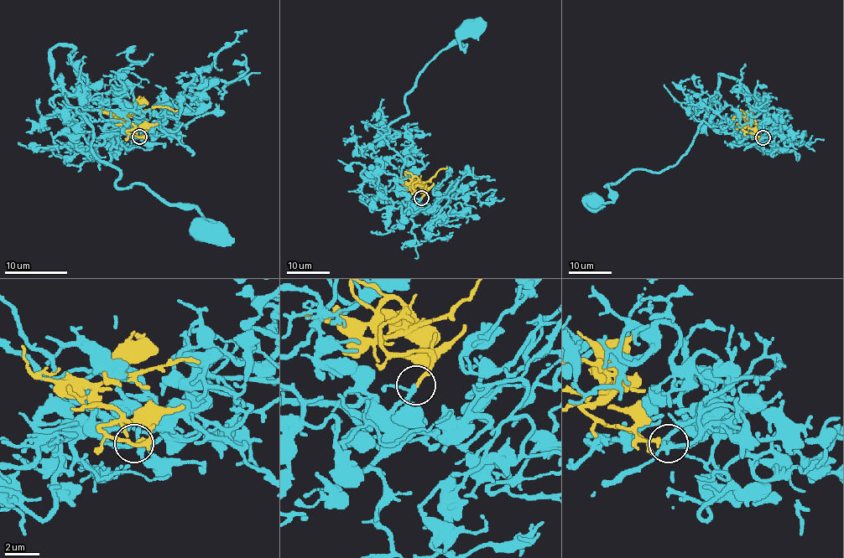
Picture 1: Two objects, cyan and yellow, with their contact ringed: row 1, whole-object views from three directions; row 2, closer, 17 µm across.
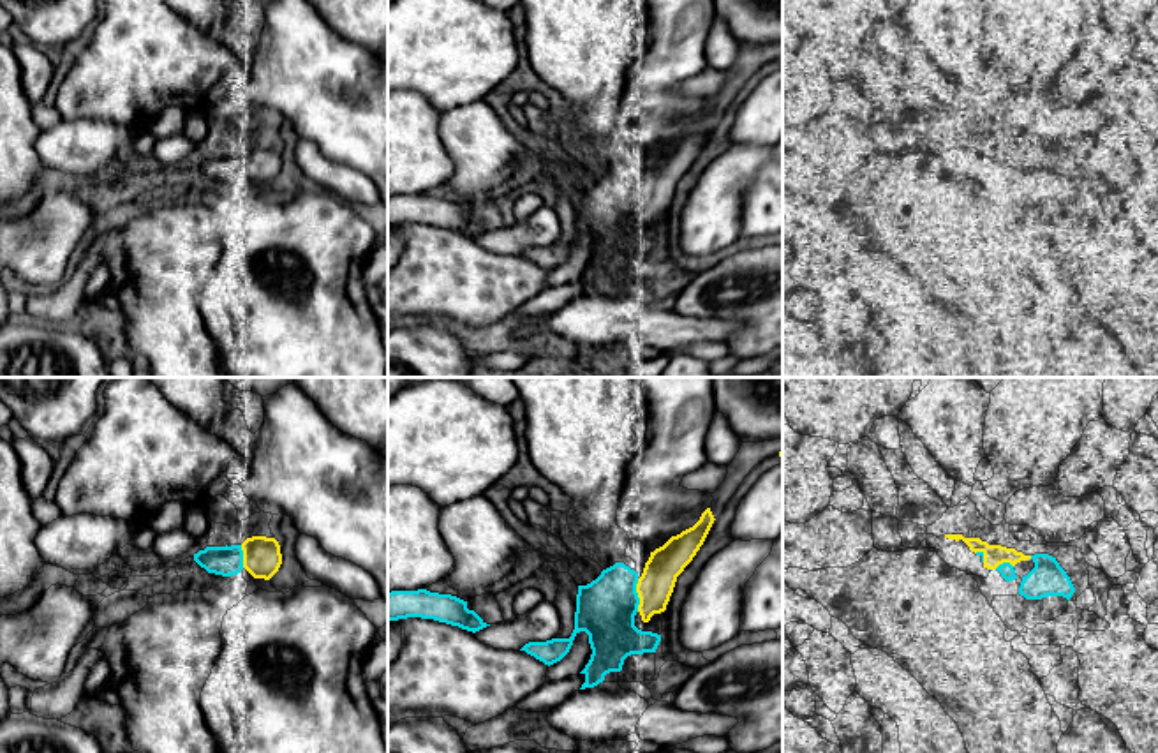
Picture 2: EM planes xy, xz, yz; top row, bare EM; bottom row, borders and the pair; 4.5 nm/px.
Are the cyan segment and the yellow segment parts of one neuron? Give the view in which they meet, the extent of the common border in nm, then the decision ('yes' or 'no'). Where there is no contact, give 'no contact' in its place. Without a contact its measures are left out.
meets cyan in xz; contact 150 nm long; yes

